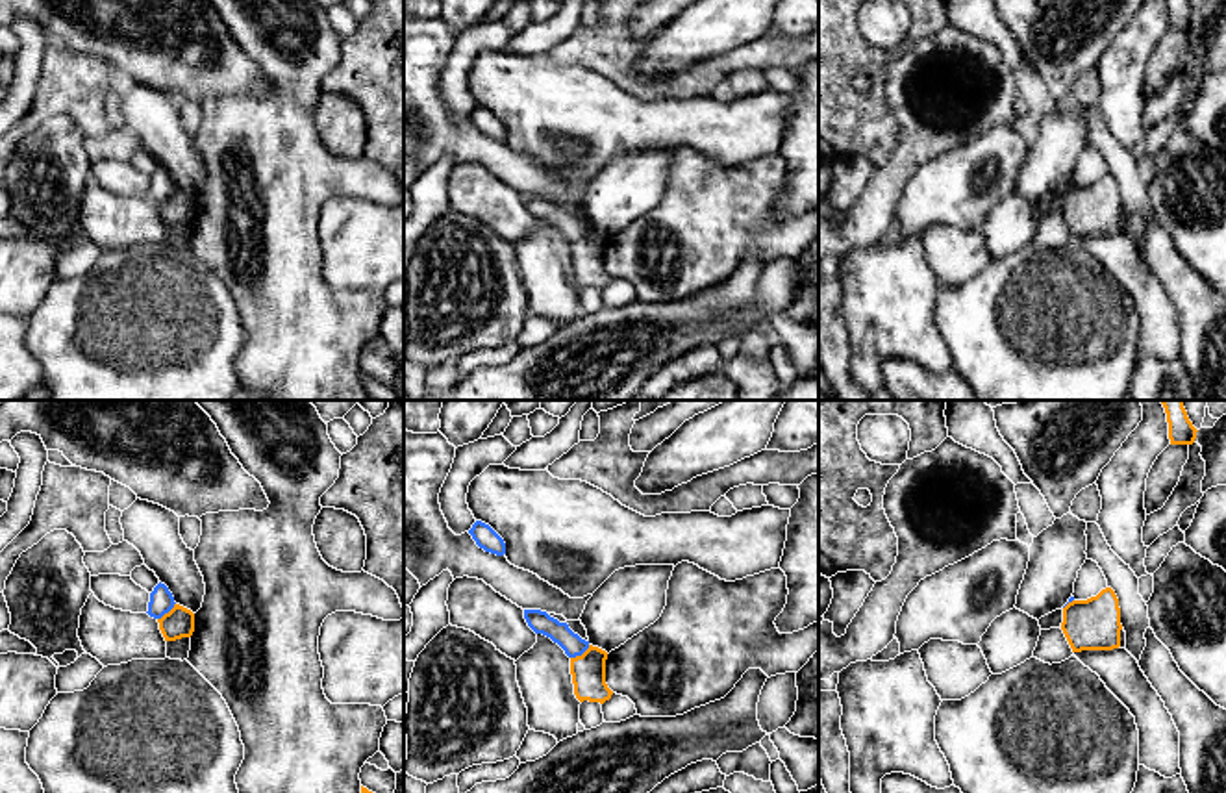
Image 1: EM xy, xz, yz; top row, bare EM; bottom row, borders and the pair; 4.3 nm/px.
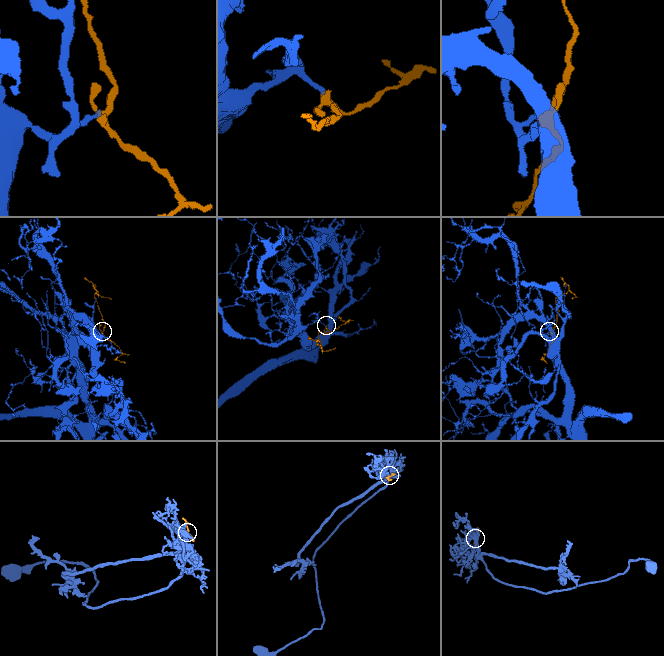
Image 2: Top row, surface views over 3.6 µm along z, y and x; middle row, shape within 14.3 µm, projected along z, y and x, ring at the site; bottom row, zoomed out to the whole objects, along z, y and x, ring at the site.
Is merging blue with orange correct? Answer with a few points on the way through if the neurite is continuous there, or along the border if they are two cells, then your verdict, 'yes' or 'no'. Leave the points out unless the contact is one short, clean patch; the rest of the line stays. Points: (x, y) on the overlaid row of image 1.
border xz (589, 645), (571, 658); no

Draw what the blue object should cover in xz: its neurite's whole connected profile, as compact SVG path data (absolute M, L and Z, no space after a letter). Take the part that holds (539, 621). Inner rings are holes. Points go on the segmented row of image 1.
M524 610L524 619L535 634L543 634L557 643L569 658L582 656L589 648L589 641L574 634L567 623L559 623L541 610Z

